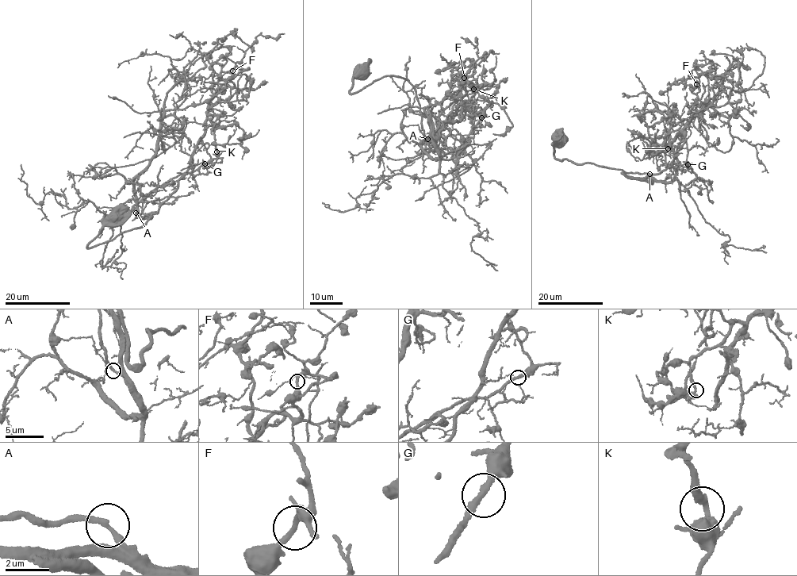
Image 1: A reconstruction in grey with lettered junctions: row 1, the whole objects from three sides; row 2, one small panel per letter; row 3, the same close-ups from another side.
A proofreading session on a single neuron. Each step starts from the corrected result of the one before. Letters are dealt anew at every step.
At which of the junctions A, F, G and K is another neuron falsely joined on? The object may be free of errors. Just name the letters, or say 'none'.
none

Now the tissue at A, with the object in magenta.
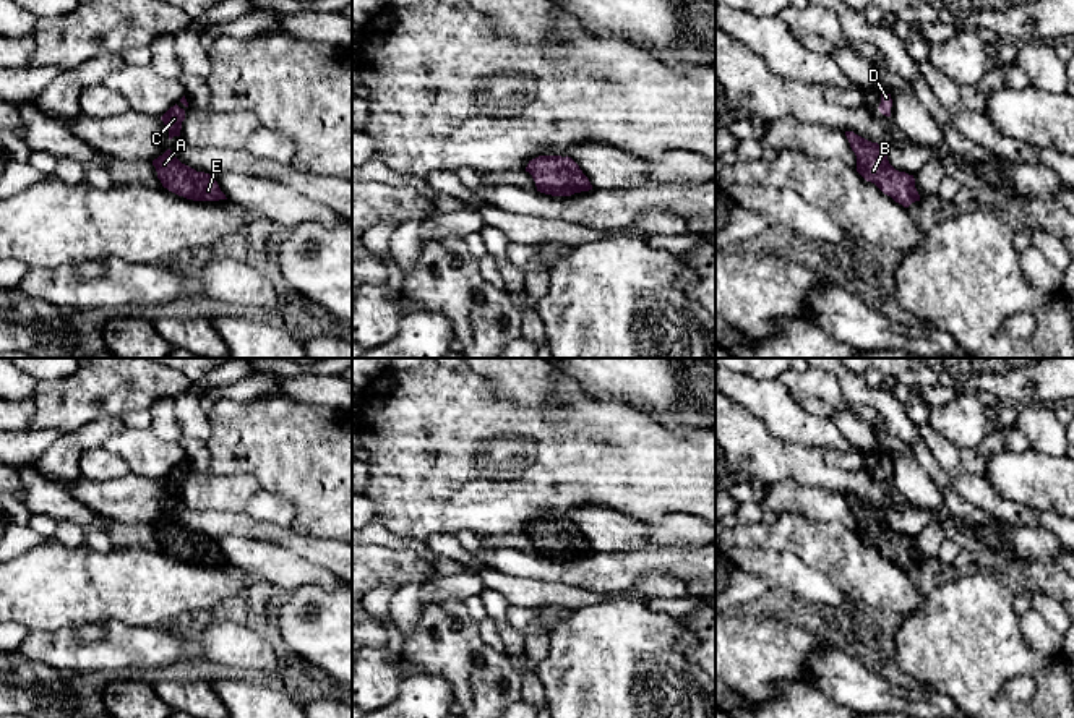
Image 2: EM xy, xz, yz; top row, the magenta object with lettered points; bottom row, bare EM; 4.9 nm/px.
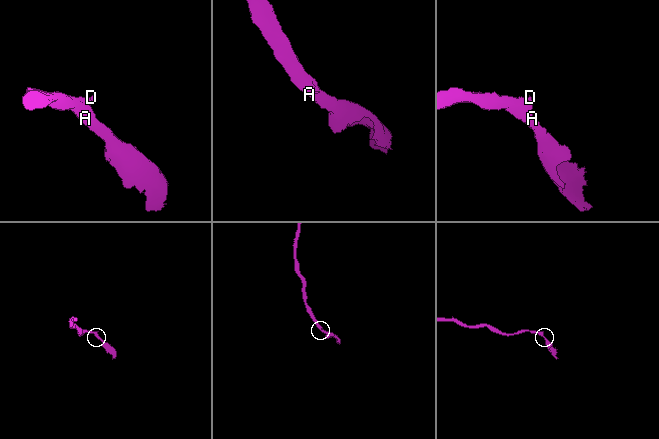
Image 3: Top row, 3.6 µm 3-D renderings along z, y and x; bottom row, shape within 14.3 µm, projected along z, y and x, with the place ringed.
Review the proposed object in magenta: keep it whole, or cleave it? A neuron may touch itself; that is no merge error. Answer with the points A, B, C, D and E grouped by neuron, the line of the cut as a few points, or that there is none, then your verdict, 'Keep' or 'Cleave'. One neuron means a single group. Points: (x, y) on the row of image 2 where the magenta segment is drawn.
Groups: A B C D E. No split. Keep

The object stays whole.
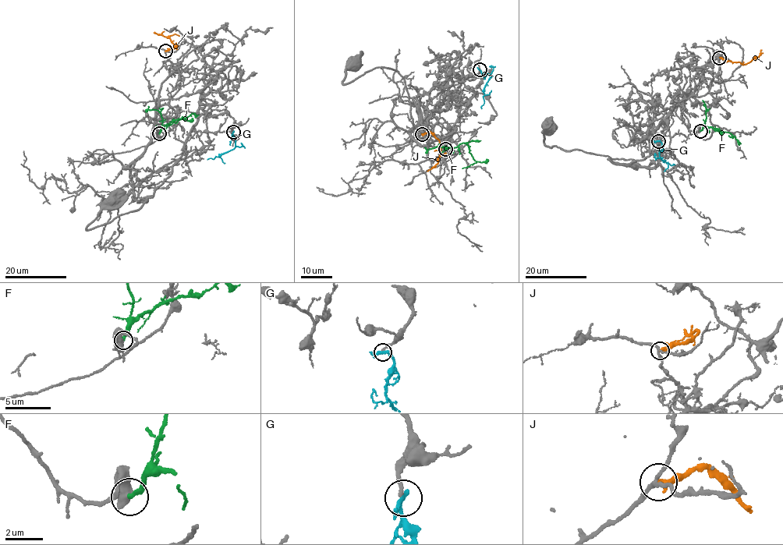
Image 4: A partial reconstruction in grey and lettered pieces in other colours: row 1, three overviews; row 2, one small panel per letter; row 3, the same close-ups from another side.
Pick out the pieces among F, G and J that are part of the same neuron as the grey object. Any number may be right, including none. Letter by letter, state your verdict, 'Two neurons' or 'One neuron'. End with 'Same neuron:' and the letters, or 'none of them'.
F: Two neurons
G: Two neurons
J: Two neurons
Same neuron: none of them

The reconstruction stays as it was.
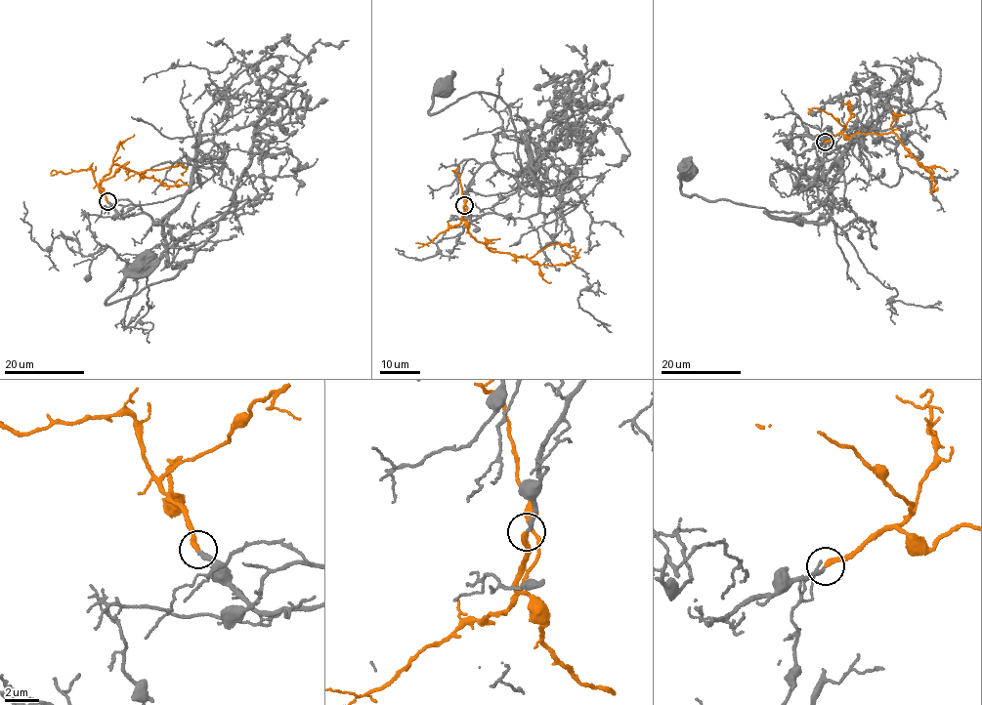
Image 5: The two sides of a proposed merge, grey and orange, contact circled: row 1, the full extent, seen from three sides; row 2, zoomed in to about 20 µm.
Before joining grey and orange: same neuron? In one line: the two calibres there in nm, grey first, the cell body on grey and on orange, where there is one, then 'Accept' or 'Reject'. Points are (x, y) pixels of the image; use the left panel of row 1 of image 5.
Thickness 280 nm (grey) against 300 nm. Soma of grey: (139, 268). Soma of orange: none. Accept

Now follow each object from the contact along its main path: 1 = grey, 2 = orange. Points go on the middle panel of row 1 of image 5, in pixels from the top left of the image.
1: (464, 204), (488, 162), (536, 196), (539, 187), (521, 164), (508, 105), (468, 94), (427, 112), (443, 86)
2: (464, 205), (462, 219), (468, 232), (492, 251), (528, 258), (547, 245), (560, 243), (574, 247), (576, 255)

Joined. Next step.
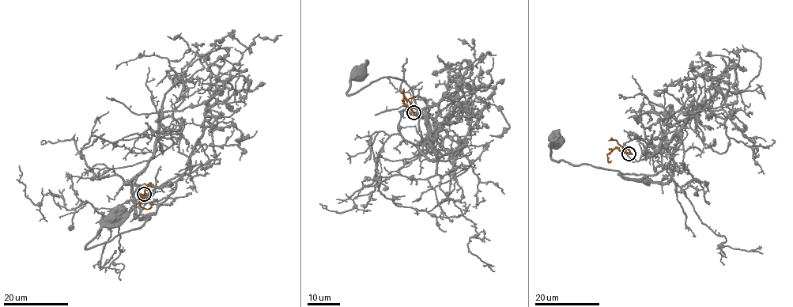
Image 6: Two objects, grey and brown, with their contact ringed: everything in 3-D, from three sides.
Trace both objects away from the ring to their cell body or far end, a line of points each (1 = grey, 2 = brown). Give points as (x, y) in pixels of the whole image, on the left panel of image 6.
1: (144, 194), (123, 180), (131, 182), (137, 217), (134, 214), (150, 218), (87, 248), (114, 218)
2: (144, 194), (141, 195), (139, 205), (146, 209), (152, 206)

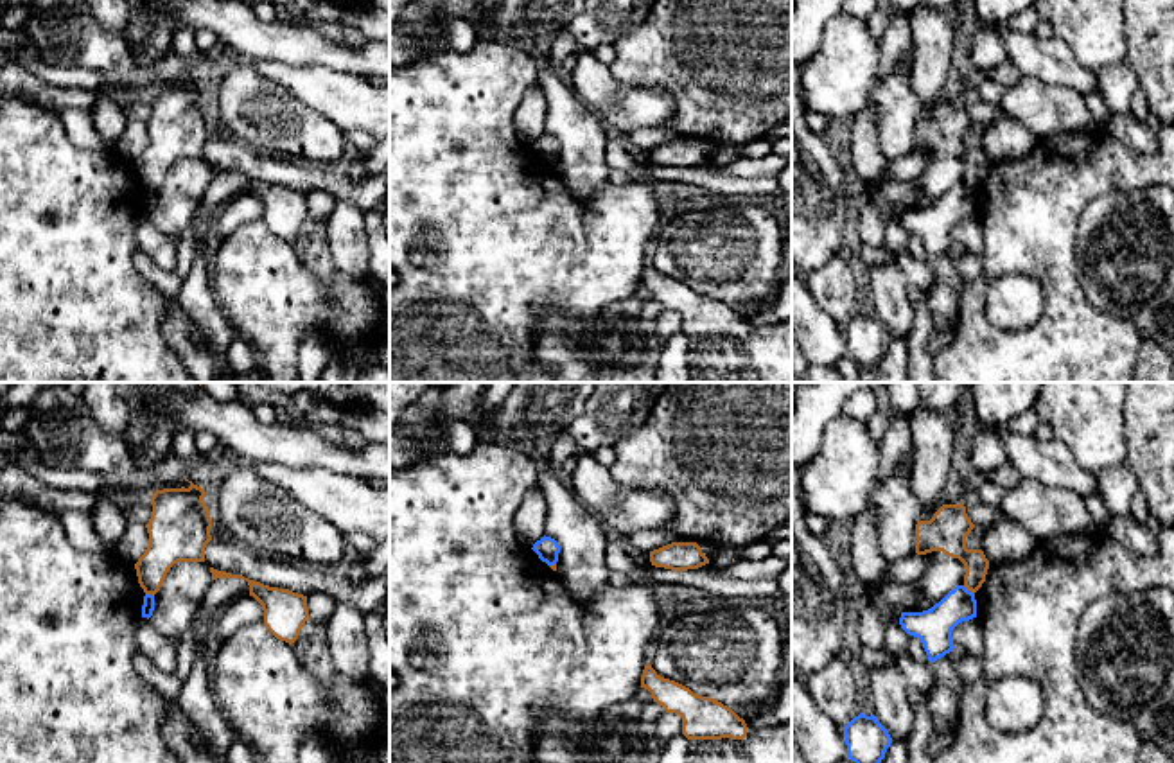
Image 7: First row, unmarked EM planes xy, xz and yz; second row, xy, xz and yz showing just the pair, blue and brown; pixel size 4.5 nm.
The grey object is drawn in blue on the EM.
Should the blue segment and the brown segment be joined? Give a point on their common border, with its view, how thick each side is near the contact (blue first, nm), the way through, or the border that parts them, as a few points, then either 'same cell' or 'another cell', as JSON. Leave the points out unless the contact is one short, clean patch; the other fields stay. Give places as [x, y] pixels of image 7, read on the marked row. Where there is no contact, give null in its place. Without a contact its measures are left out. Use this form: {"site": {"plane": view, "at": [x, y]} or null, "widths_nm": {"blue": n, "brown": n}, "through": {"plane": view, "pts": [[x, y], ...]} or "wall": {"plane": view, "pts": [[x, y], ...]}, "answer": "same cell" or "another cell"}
{"site": {"plane": "yz", "at": [966, 589]}, "widths_nm": {"blue": 160, "brown": 140}, "wall": {"plane": "yz", "pts": [[963, 586], [973, 595]]}, "answer": "another cell"}

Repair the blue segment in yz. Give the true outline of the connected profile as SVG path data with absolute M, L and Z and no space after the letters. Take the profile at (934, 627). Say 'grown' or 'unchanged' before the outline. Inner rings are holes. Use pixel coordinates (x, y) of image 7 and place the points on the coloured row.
unchanged | M957 585L939 603L923 612L901 612L901 628L919 637L928 661L937 661L953 652L951 630L977 618L977 600L964 585Z

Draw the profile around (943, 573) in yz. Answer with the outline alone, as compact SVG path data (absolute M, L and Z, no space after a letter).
M942 551L924 555L928 567L912 583L887 583L880 589L881 598L898 612L916 612L923 603L939 603L957 585L964 585L964 564Z

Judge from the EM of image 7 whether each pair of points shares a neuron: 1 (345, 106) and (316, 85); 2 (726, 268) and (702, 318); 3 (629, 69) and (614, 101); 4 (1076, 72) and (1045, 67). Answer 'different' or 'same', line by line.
1: same
2: different
3: different
4: same

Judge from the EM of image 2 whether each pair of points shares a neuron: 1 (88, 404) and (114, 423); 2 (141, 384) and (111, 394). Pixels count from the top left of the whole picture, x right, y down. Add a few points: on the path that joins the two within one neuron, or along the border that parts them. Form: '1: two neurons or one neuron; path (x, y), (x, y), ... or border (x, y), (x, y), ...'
1: two neurons; border (119, 414), (96, 417), (68, 433)
2: one neuron; path (133, 384), (119, 386)

